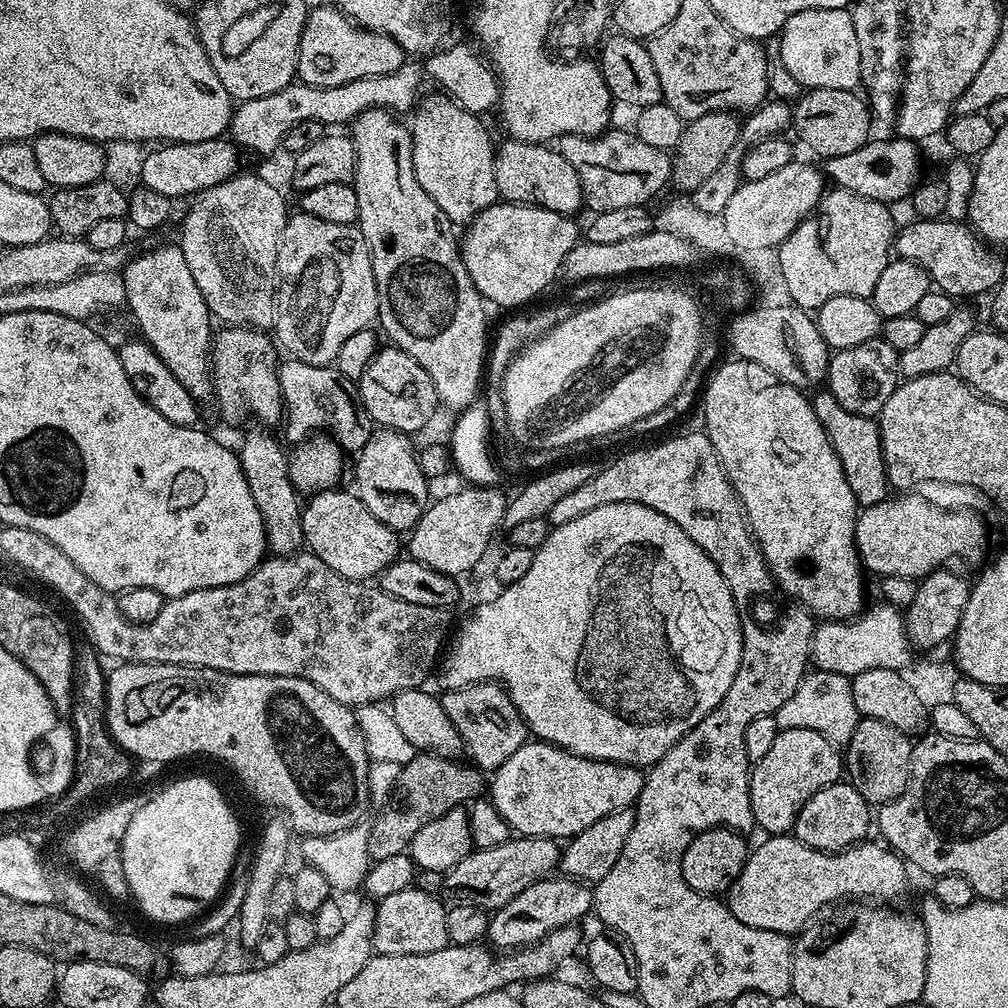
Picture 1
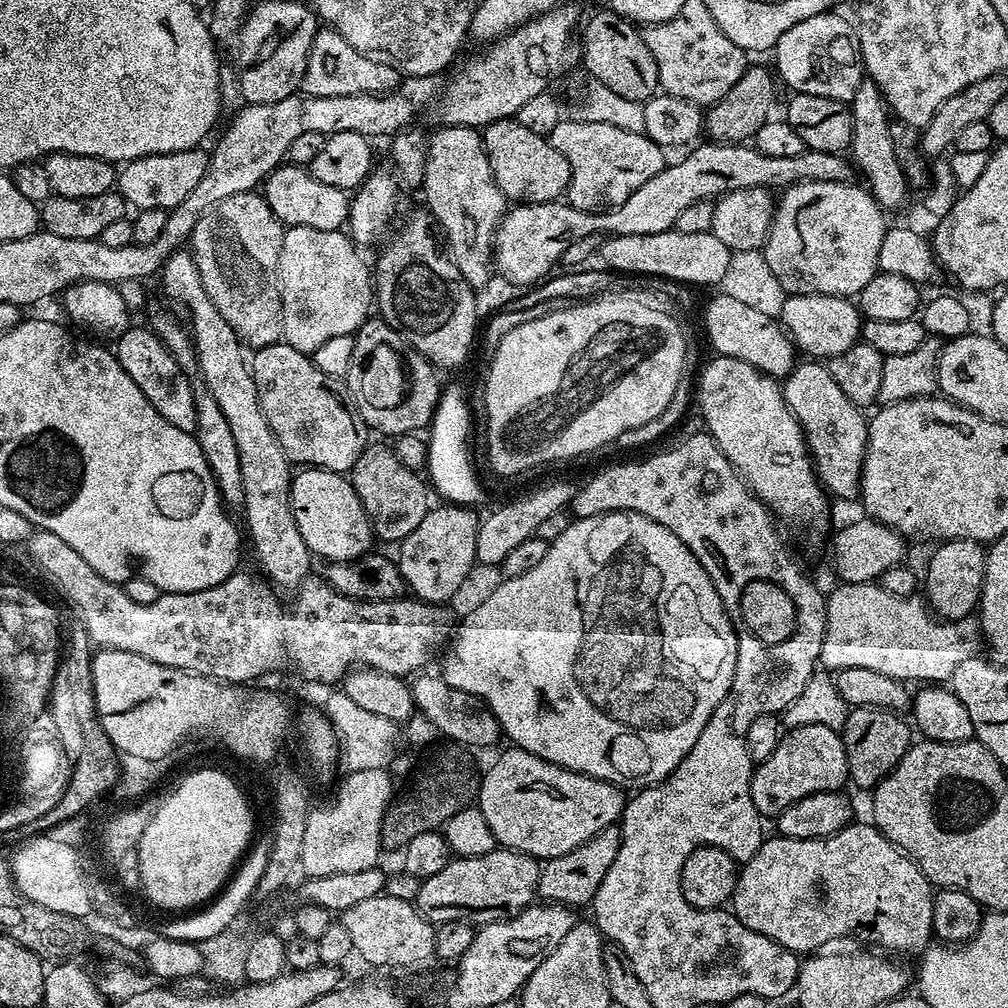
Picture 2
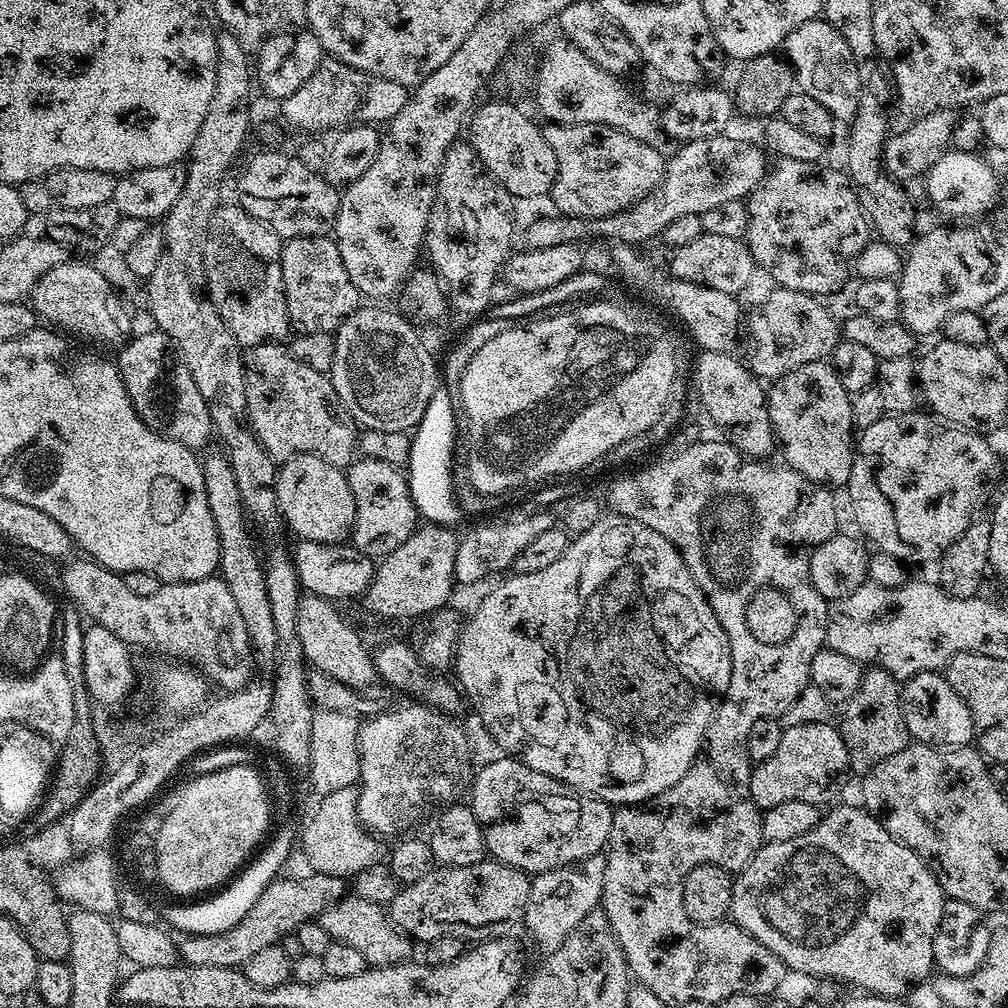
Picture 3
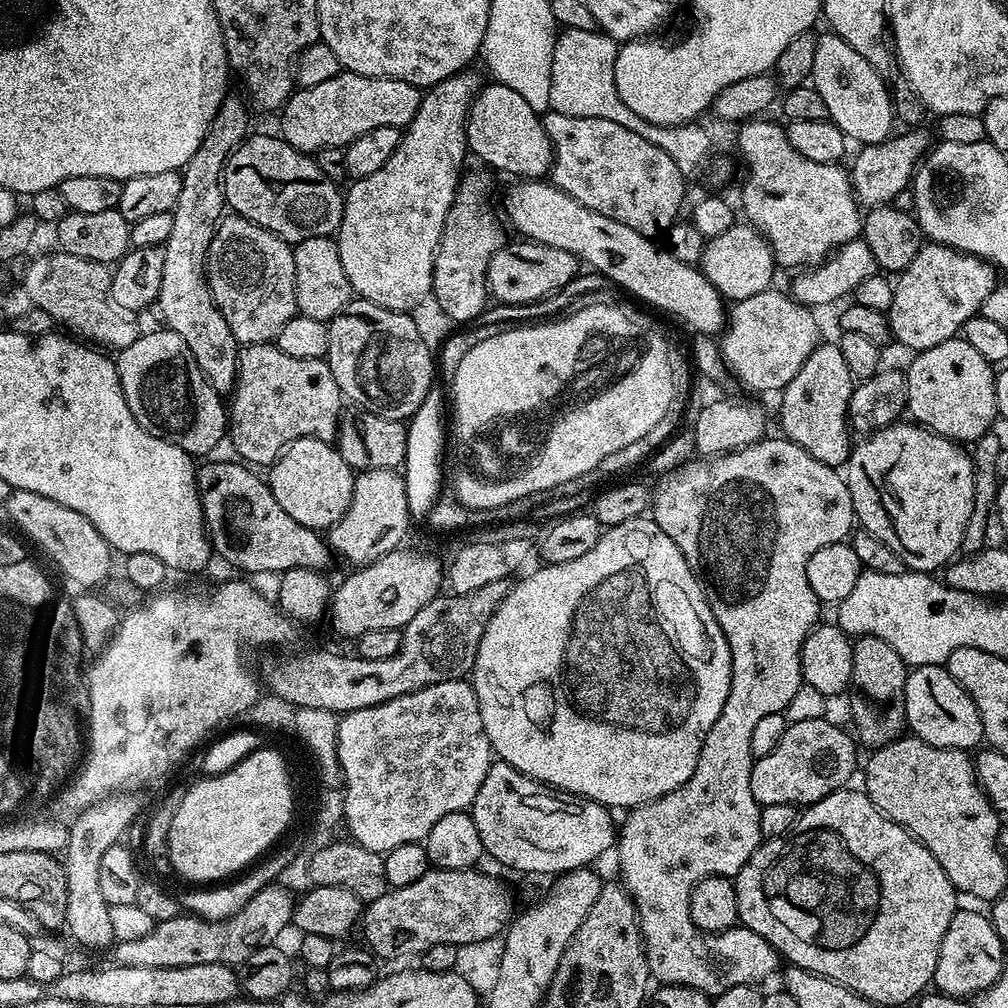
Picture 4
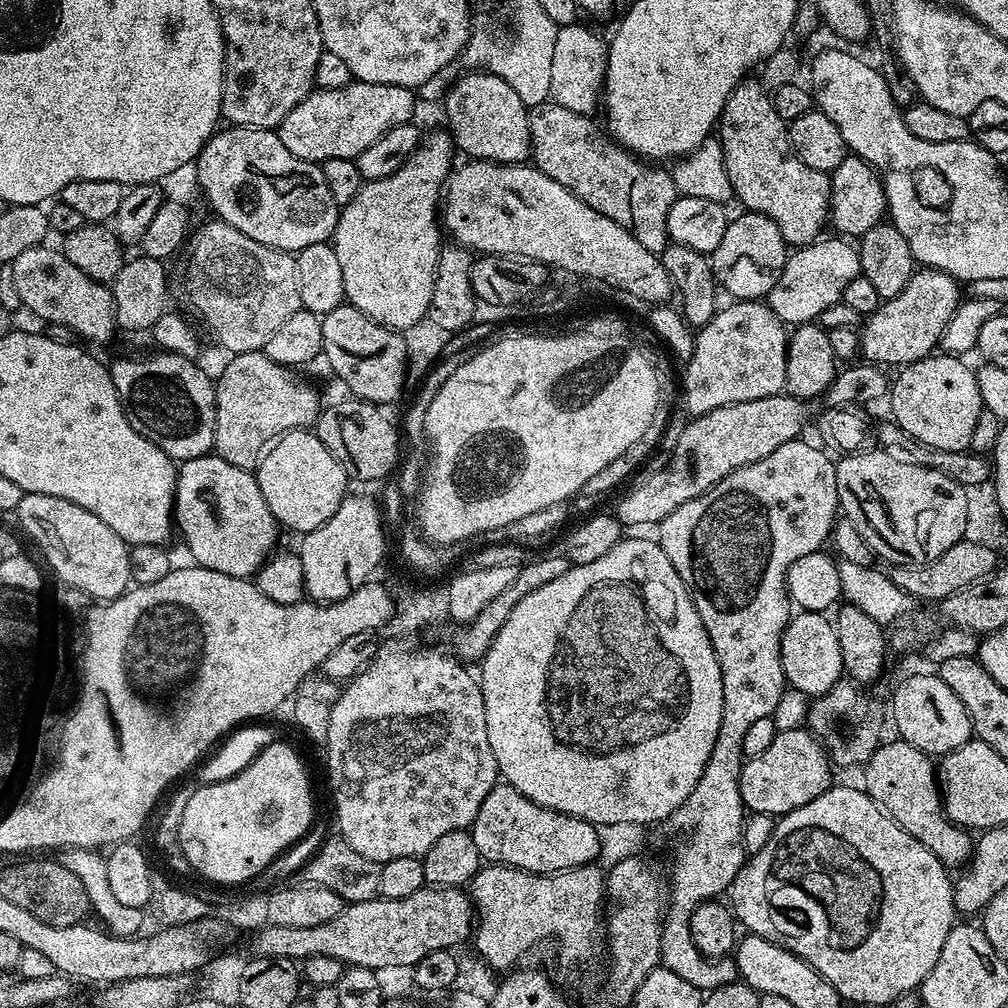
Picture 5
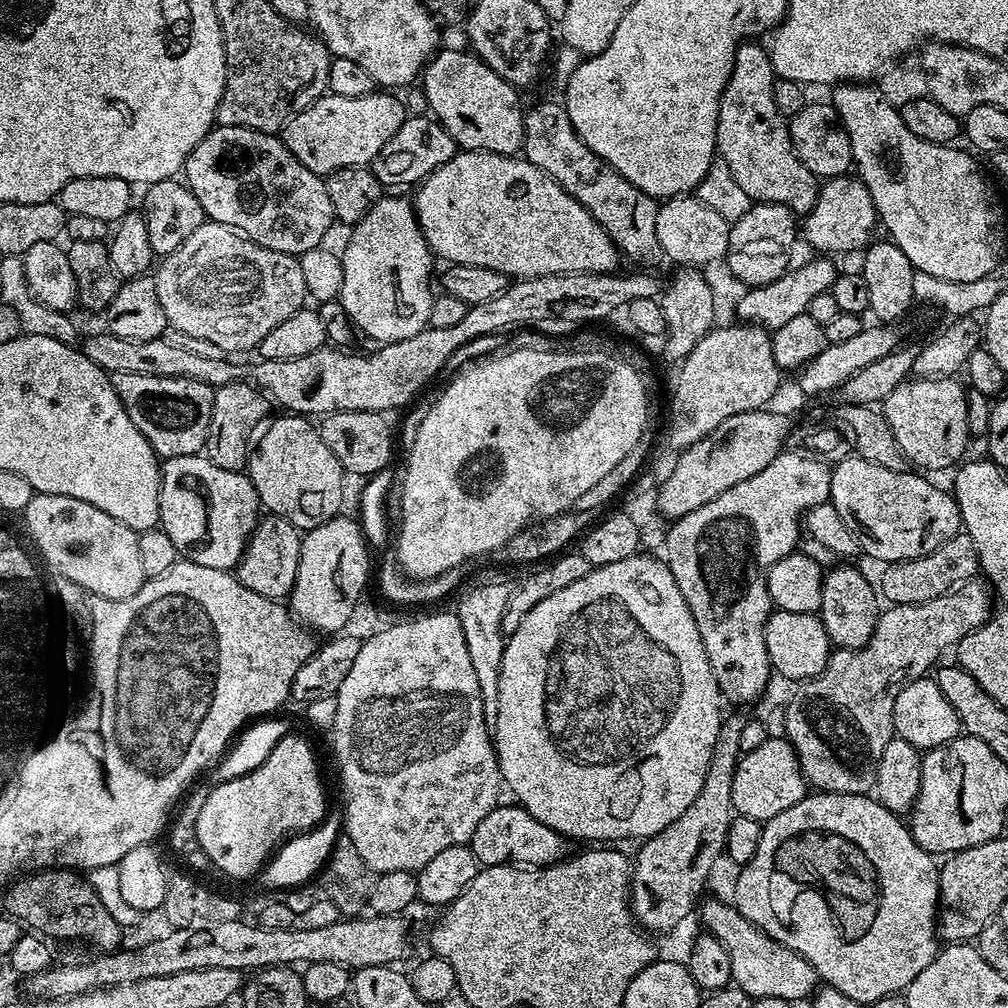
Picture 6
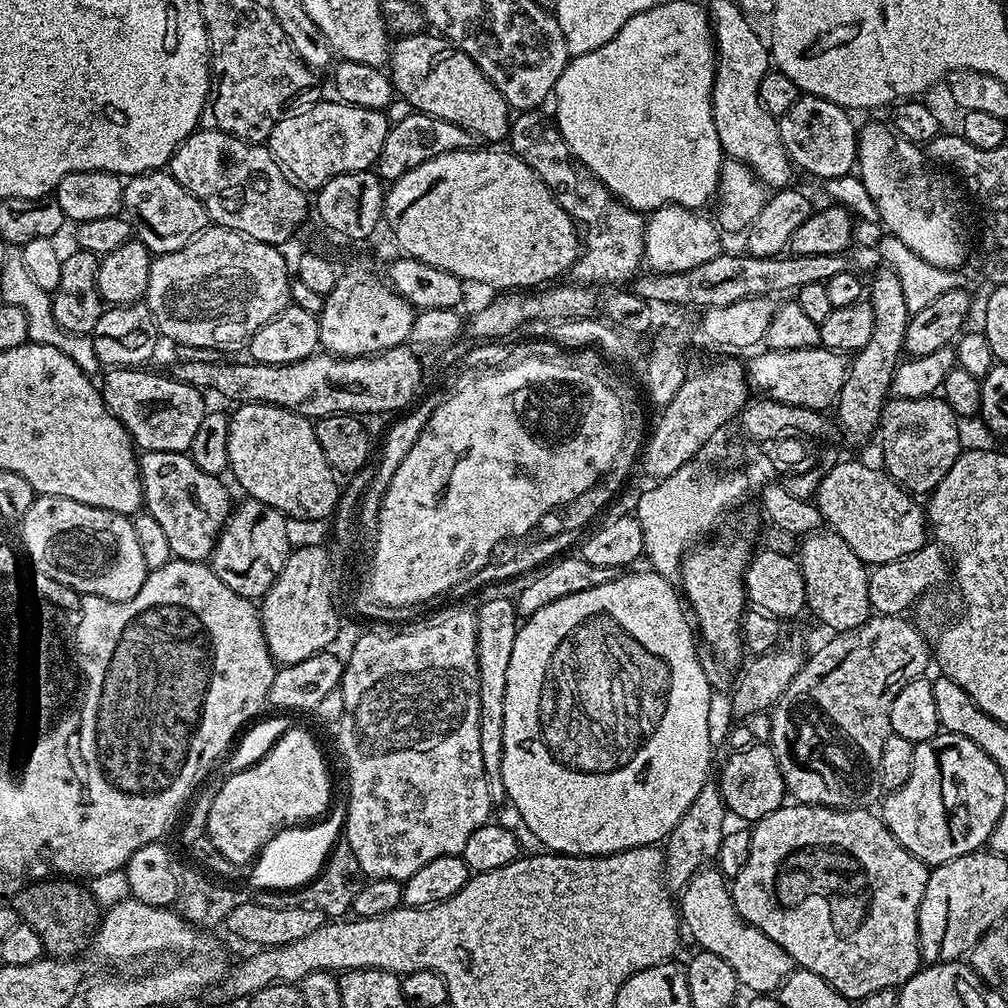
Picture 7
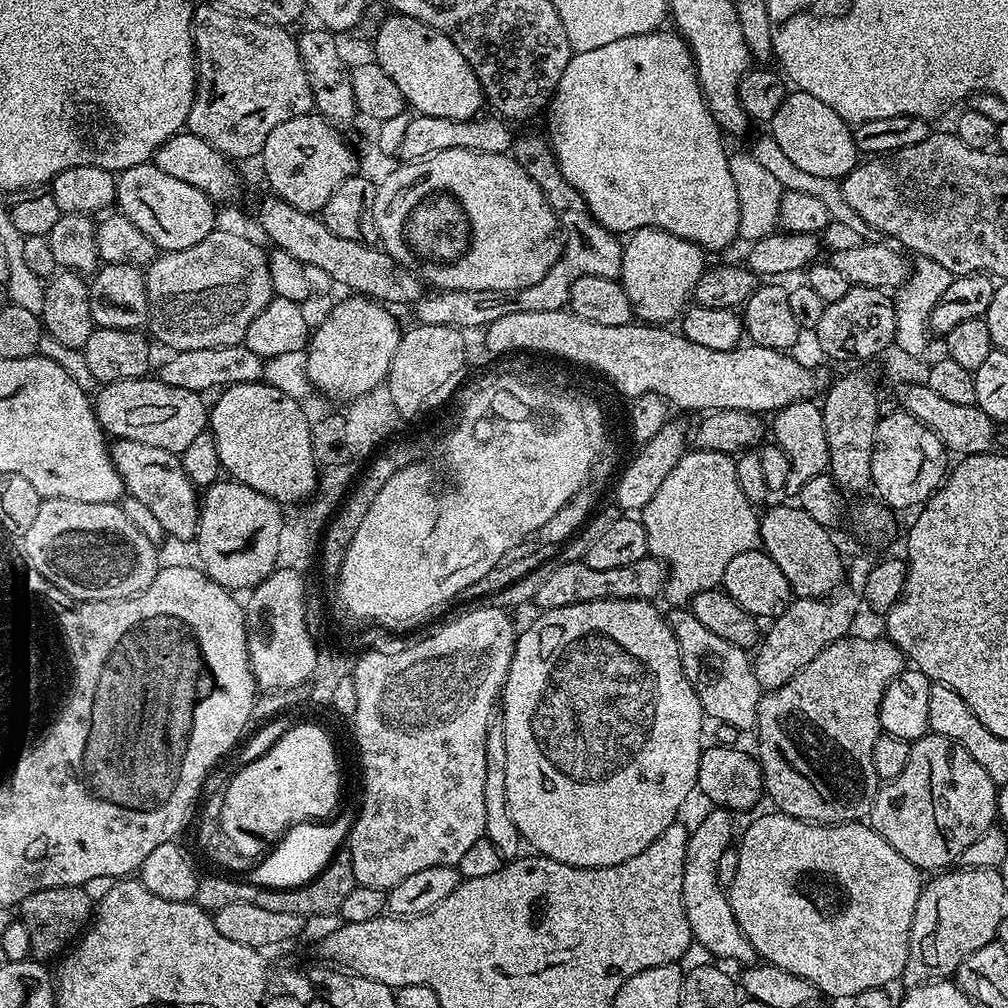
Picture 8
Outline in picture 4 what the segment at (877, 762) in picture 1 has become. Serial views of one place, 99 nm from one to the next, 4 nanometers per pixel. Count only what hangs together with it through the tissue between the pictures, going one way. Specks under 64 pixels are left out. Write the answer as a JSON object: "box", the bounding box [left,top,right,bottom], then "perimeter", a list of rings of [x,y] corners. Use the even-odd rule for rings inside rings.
{"box":[847,636,909,750],"perimeter":[[[862,636],[852,644],[852,682],[847,700],[852,707],[855,739],[868,750],[881,748],[905,731],[904,691],[909,671],[898,652],[880,638]]]}

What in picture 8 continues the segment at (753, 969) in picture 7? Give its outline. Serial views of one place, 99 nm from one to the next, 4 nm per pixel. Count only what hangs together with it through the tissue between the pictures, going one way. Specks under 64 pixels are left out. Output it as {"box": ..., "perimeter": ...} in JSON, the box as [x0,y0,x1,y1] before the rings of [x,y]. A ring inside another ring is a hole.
{"box":[682,807,757,966],"perimeter":[[[713,807],[688,833],[686,866],[682,870],[682,906],[686,910],[686,922],[690,922],[692,939],[701,944],[717,961],[741,960],[741,965],[748,966],[757,959],[757,954],[750,946],[746,934],[738,926],[730,910],[728,893],[718,882],[718,862],[727,848],[733,847],[733,813],[726,808]]]}

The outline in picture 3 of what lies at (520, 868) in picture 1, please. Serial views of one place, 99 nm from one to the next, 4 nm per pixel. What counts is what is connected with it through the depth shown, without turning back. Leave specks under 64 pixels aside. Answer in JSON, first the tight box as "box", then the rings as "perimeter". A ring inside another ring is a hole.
{"box":[386,858,531,942],"perimeter":[[[491,858],[480,860],[474,866],[436,866],[426,878],[403,885],[386,911],[392,923],[416,942],[439,936],[453,936],[465,942],[492,940],[507,937],[508,927],[523,921],[531,885],[529,873]]]}

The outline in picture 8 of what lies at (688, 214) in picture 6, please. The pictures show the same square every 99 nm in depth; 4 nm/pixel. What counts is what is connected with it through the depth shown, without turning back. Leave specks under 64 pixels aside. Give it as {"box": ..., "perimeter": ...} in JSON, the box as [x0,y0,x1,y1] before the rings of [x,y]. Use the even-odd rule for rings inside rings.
{"box":[618,228,705,326],"perimeter":[[[640,228],[631,233],[624,244],[618,279],[632,303],[633,313],[641,321],[657,326],[675,321],[681,309],[689,303],[698,278],[704,273],[704,256],[705,249],[661,228]]]}

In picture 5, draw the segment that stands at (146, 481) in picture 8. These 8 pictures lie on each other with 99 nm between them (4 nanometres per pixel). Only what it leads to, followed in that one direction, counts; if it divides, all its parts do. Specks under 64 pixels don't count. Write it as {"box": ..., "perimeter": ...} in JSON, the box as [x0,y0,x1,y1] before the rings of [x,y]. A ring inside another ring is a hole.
{"box":[174,454,278,577],"perimeter":[[[215,454],[185,460],[179,465],[174,528],[199,567],[230,577],[255,577],[277,547],[278,525],[270,506],[266,506],[266,498],[262,498],[255,475]]]}

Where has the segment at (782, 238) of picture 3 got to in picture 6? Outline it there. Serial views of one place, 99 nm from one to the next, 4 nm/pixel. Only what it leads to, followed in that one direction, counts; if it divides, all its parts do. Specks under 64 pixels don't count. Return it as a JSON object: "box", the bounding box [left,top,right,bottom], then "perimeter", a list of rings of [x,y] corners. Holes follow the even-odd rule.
{"box":[716,42,818,214],"perimeter":[[[745,42],[736,52],[732,73],[718,106],[716,150],[751,200],[781,204],[793,214],[806,214],[816,201],[818,177],[806,170],[794,150],[788,120],[778,106],[774,106],[772,86],[778,73],[772,68],[769,49],[756,43],[760,42]]]}

